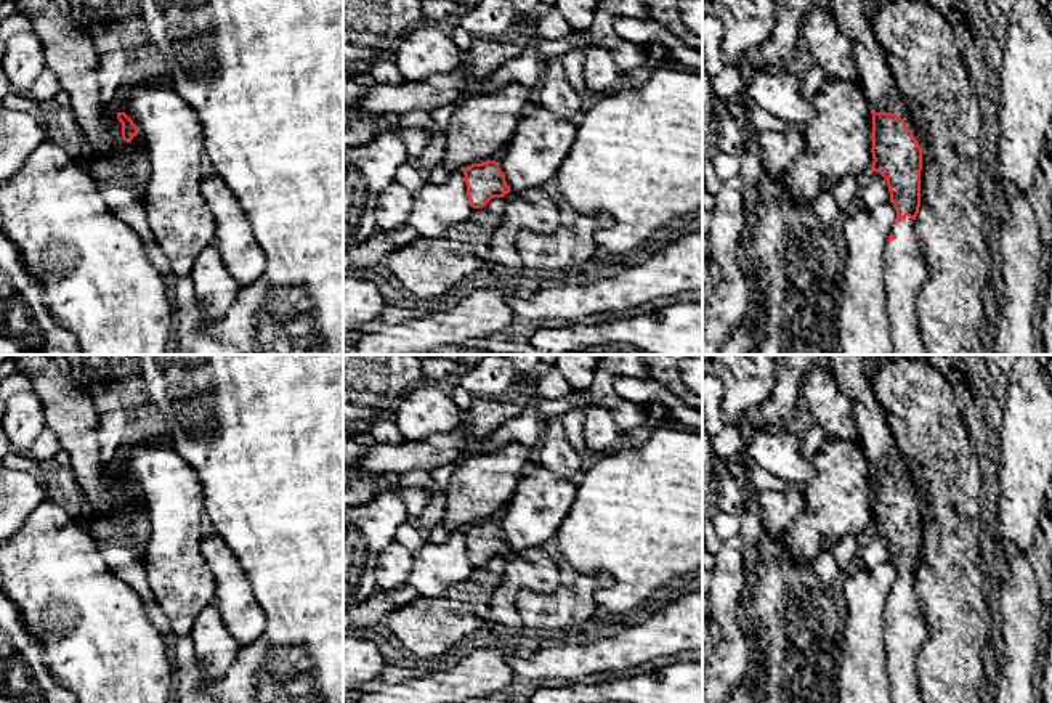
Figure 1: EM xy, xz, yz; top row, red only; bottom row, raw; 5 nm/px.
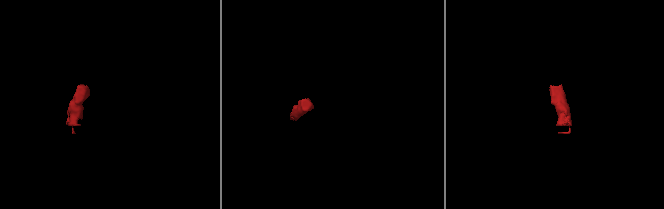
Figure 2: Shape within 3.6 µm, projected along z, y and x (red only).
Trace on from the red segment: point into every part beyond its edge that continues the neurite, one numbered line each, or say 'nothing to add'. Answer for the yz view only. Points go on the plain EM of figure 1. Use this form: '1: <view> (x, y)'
1: yz (905, 628)

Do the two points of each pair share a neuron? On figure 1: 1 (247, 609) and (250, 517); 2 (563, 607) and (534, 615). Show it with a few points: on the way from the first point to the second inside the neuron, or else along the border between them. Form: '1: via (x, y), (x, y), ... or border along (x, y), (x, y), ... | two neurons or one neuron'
1: border along (231, 549), (263, 618) | two neurons
2: via (557, 609), (541, 609) | one neuron

